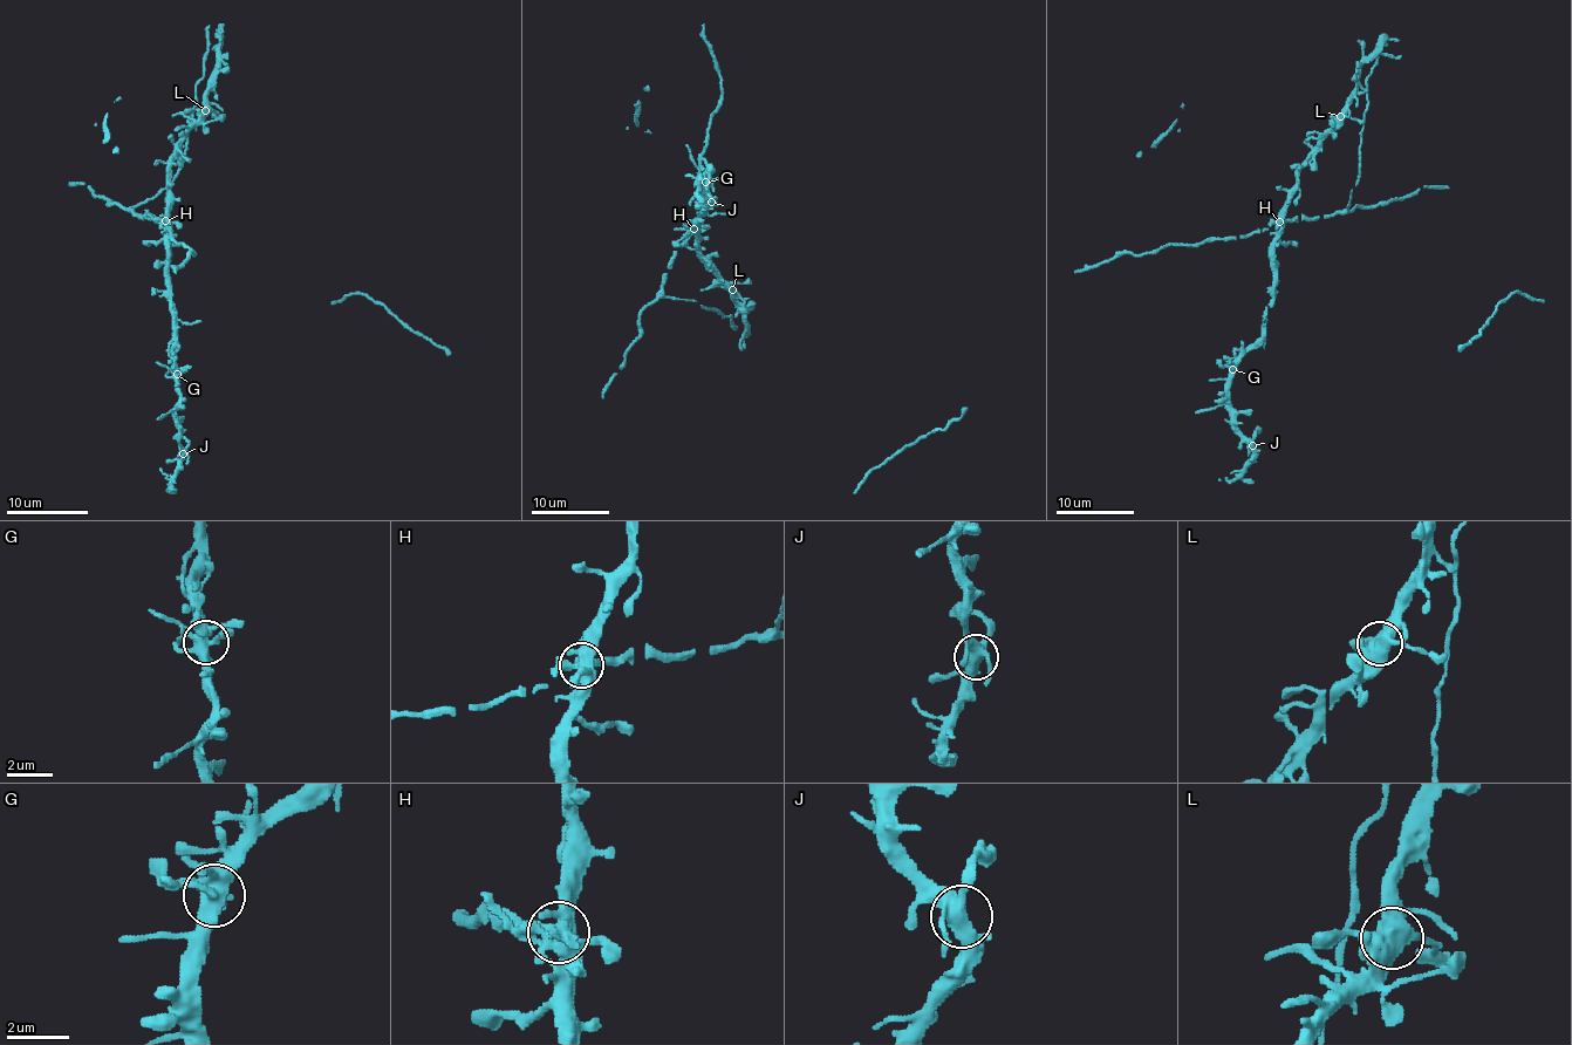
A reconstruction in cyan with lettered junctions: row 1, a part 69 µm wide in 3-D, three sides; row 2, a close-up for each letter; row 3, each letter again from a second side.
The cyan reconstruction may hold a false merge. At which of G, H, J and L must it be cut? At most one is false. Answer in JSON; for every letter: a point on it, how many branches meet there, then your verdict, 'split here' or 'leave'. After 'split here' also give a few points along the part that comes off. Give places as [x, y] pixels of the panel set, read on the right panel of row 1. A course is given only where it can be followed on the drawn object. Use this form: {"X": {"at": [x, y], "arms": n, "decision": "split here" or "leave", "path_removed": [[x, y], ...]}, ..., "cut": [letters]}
{"G": {"at": [1232, 369], "arms": 7, "decision": "leave"}, "H": {"at": [1279, 222], "arms": 6, "decision": "leave"}, "J": {"at": [1252, 445], "arms": 6, "decision": "leave"}, "L": {"at": [1340, 116], "arms": 5, "decision": "leave"}, "cut": []}

